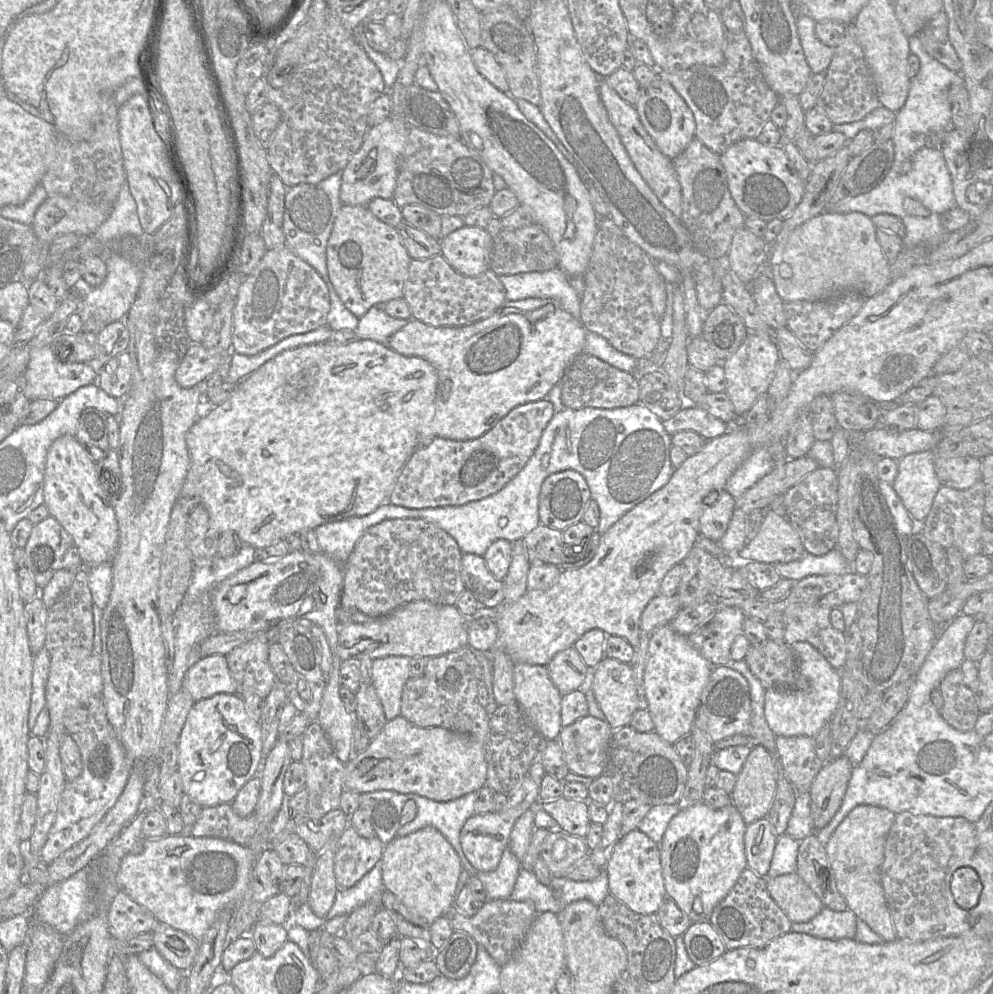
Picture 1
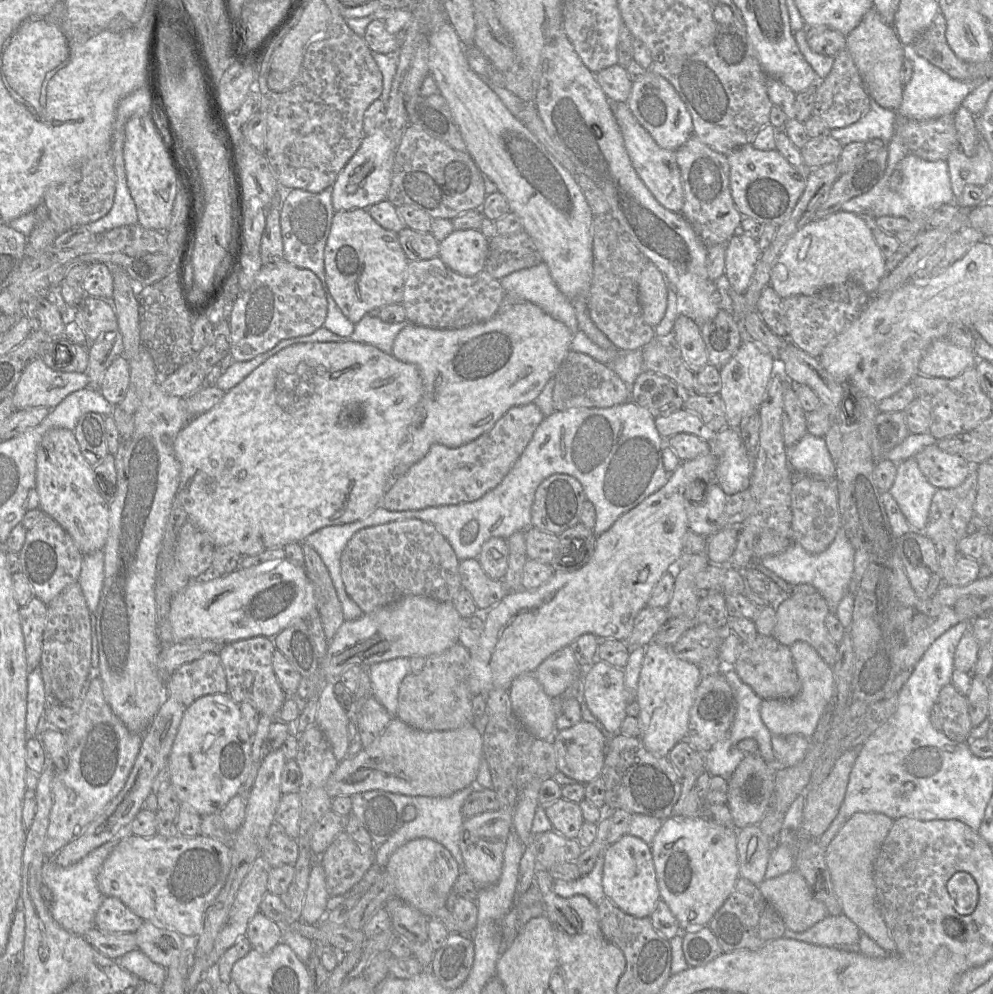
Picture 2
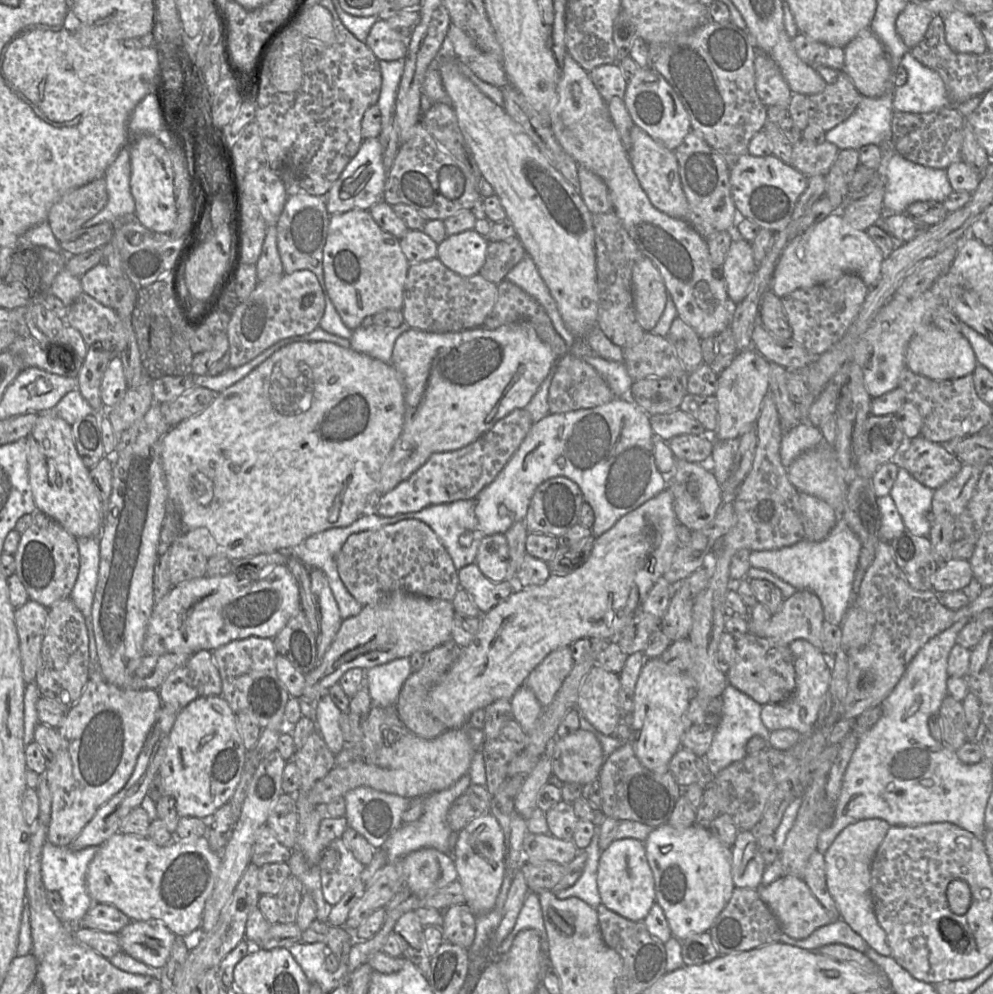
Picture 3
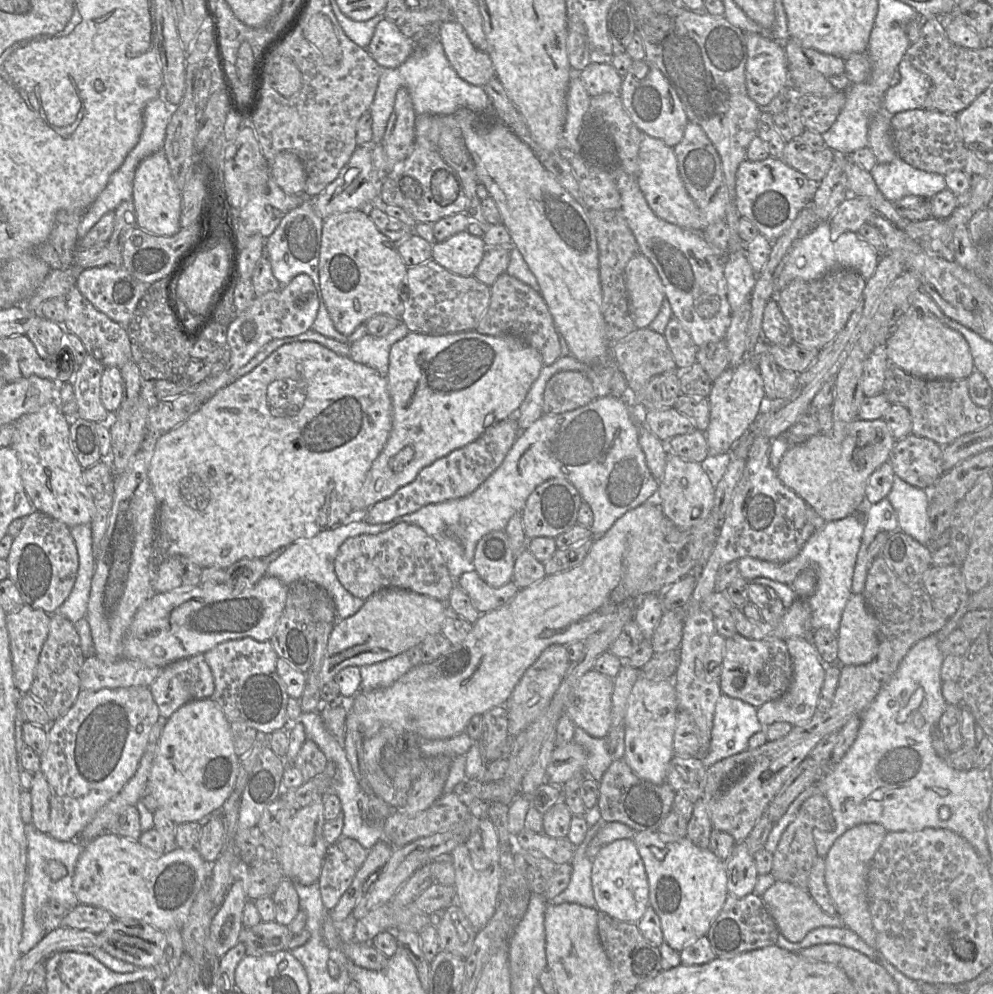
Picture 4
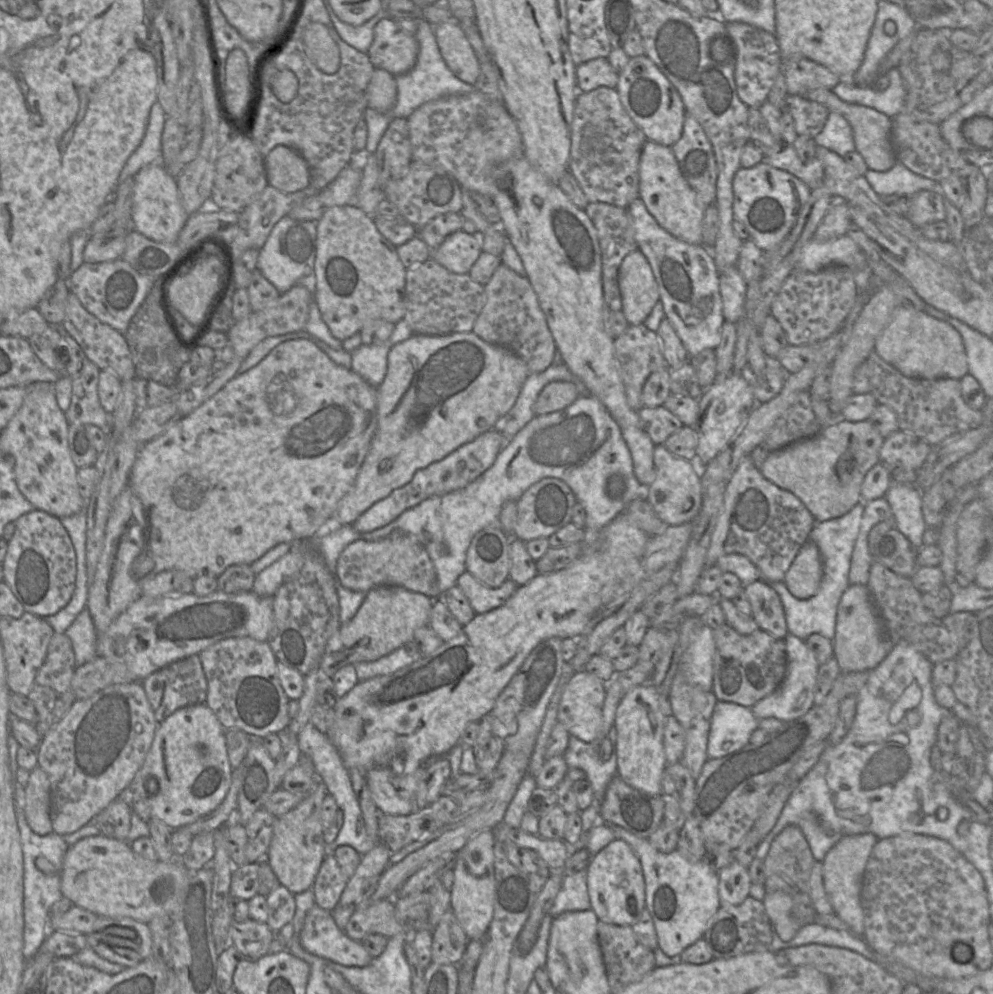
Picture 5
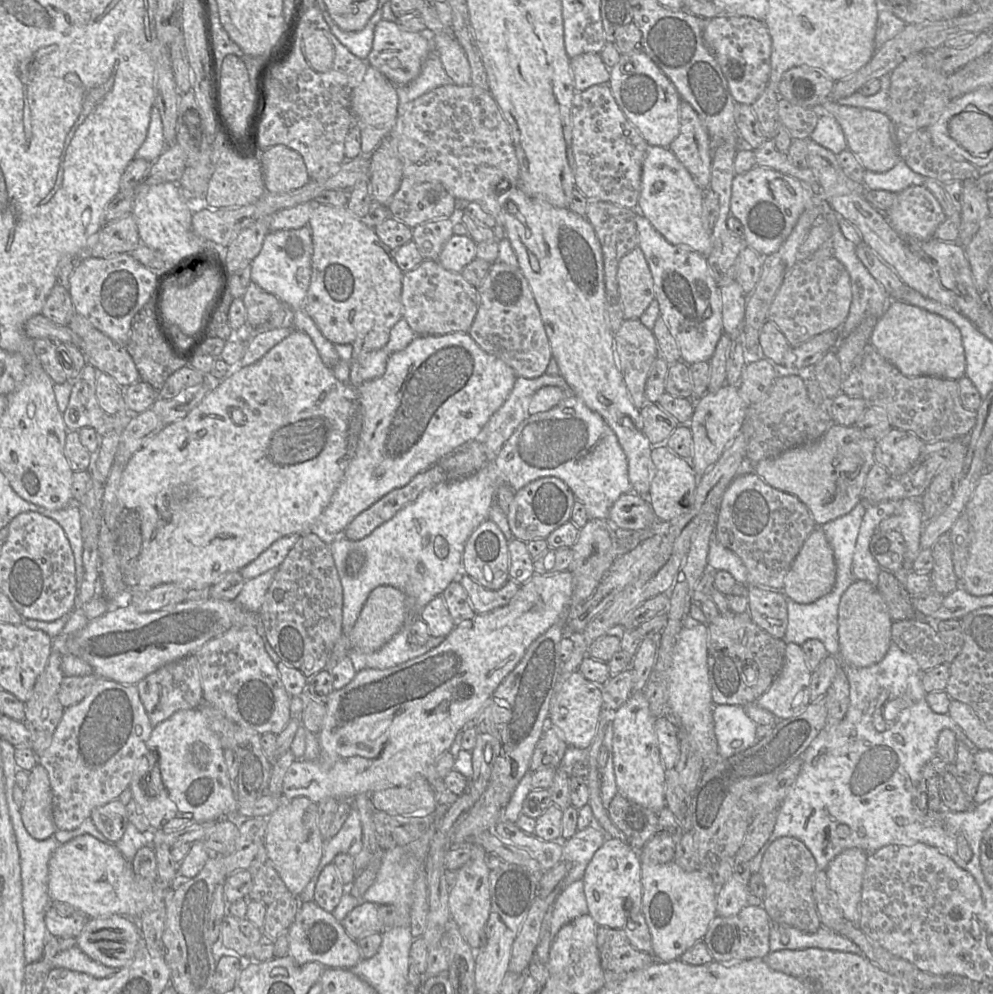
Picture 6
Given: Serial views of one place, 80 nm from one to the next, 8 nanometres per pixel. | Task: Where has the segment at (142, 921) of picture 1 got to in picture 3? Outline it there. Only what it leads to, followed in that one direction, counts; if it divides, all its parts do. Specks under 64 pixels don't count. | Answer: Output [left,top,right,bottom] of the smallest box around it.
[79,903,131,934]

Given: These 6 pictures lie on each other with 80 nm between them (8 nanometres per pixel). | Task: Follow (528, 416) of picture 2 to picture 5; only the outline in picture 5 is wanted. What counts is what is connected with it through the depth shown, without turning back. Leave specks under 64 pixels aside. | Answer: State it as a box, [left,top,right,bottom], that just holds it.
[352,429,507,533]

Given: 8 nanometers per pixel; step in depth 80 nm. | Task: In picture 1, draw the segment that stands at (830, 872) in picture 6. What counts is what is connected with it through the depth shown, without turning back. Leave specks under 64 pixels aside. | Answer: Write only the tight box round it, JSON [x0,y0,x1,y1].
[825,805,898,942]

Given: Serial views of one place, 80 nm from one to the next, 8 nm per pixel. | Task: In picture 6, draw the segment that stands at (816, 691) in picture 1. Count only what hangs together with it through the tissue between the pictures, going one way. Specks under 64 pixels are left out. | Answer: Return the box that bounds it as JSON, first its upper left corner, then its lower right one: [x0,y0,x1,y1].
[757,644,811,720]

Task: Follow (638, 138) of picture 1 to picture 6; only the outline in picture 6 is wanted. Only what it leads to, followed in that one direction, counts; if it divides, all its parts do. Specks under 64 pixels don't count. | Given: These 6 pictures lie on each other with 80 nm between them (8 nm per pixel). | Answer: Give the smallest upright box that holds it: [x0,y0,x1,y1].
[638,146,712,256]

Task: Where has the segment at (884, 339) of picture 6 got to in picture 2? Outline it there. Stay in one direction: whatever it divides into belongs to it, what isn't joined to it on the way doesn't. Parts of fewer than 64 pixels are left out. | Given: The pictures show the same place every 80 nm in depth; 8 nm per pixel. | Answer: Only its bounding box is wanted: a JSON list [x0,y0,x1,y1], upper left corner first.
[918,338,977,378]

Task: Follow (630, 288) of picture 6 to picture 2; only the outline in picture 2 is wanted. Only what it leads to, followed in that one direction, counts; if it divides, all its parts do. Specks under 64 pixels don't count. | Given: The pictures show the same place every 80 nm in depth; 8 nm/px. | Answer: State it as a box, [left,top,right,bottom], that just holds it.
[638,261,668,327]

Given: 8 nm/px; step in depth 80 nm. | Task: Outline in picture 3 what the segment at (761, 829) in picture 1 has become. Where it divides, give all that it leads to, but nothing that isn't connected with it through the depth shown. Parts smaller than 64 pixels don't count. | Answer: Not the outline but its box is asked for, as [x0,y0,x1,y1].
[731,831,766,888]

